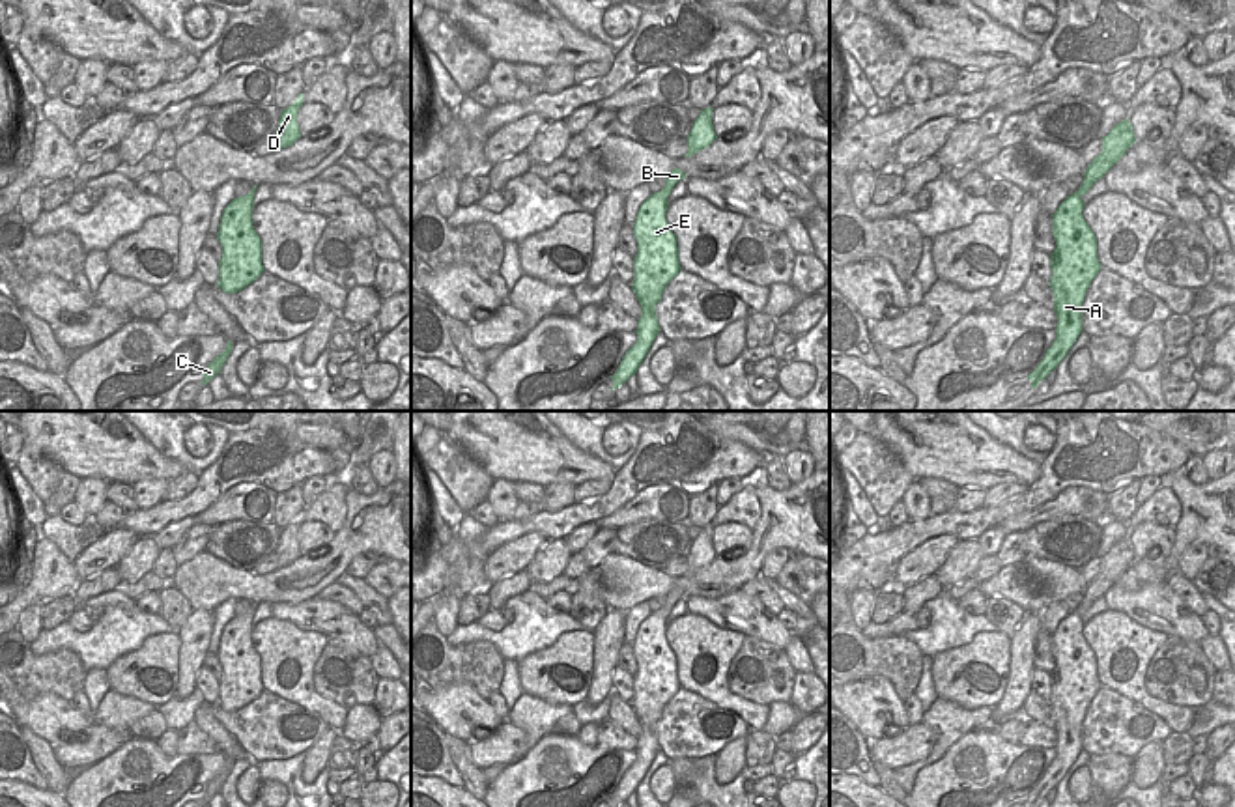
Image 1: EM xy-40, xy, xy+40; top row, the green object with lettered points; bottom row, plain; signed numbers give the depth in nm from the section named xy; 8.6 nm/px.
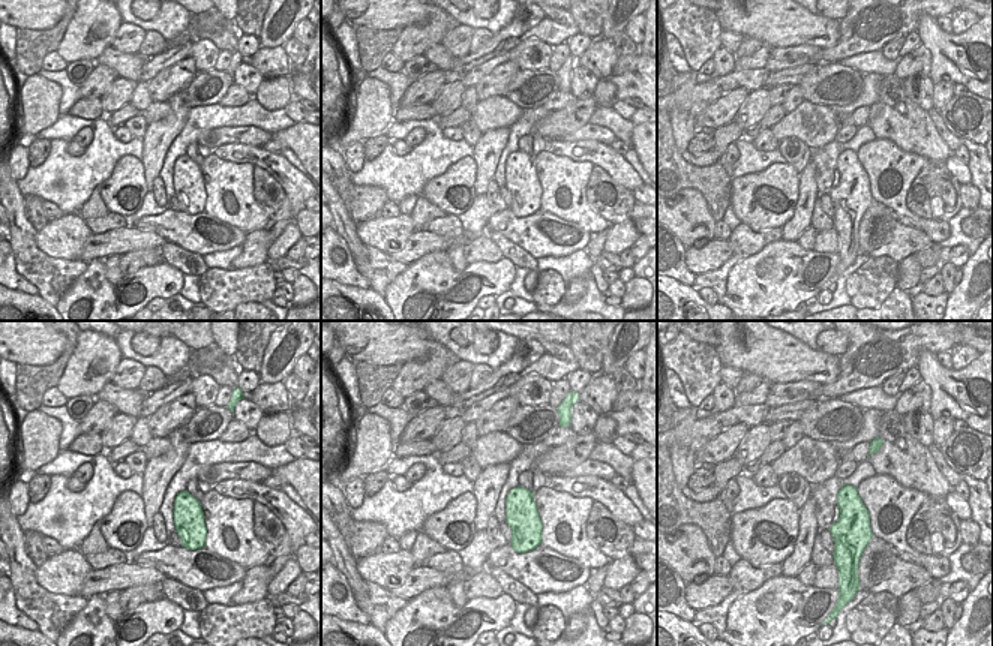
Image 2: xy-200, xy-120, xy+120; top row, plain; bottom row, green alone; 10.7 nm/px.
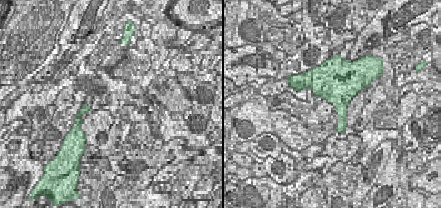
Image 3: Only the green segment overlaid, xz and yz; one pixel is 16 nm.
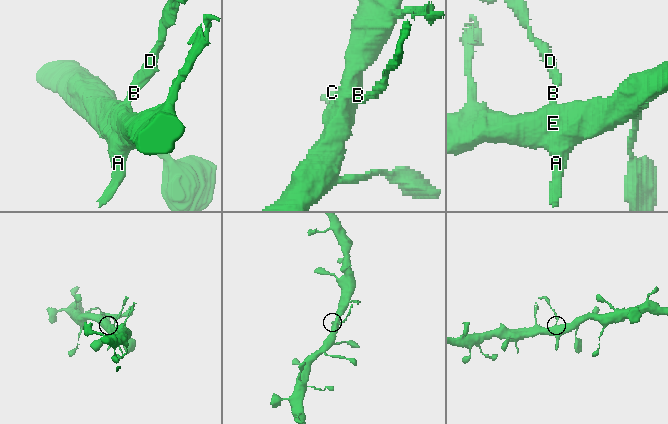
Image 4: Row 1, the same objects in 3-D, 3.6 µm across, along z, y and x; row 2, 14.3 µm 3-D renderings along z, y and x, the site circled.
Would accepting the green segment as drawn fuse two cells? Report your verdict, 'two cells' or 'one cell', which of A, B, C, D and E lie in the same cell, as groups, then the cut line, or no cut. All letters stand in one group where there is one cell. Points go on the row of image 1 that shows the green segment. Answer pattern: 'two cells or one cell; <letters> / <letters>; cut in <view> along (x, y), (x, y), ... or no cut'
two cells; A C E / B D; cut in xy along (654, 193), (666, 198)

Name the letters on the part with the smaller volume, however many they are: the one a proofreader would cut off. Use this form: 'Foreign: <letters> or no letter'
Foreign: B, D.

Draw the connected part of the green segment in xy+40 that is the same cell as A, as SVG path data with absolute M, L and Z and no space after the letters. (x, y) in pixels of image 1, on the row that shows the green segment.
M1069 194L1052 215L1056 248L1050 254L1052 276L1048 286L1058 318L1056 340L1037 368L1026 377L1031 381L1031 389L1056 370L1082 333L1082 303L1091 280L1100 271L1097 239L1082 211L1082 198Z

